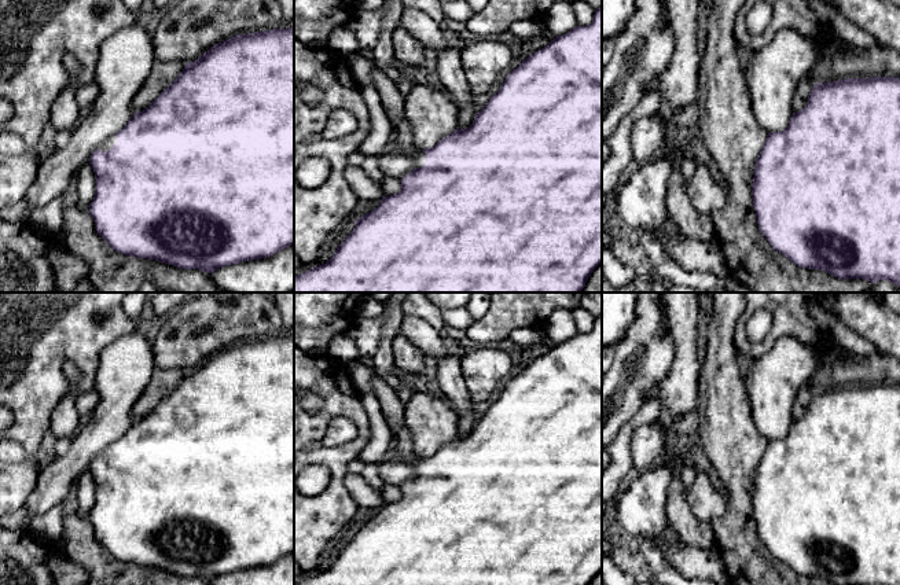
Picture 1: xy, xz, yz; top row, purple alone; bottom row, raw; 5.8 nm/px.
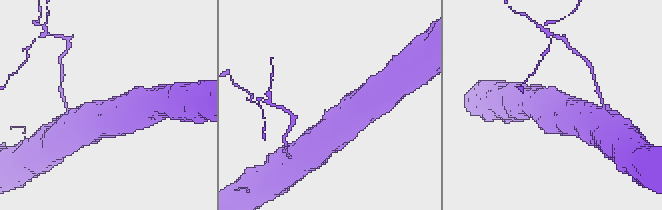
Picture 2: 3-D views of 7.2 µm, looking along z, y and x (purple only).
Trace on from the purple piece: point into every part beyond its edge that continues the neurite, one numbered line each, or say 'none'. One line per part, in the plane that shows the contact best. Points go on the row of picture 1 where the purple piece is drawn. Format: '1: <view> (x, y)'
1: xy (110, 142)

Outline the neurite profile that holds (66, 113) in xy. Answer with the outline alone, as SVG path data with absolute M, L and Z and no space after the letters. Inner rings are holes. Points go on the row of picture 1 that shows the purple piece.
M66 87L56 98L51 115L51 126L55 130L73 130L77 126L82 113L76 100L76 91L73 87Z

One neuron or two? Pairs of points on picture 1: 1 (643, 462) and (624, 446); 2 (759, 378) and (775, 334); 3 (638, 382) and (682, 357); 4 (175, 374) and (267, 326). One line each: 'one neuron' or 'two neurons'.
1: two neurons
2: two neurons
3: two neurons
4: two neurons

